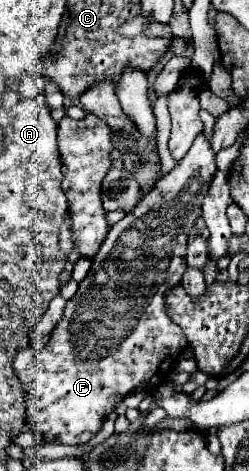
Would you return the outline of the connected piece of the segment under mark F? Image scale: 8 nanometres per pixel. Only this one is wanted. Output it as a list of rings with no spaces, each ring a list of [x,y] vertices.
[[[202,133],[194,145],[190,147],[188,155],[168,173],[164,175],[164,179],[160,179],[160,183],[148,191],[144,195],[144,199],[130,211],[126,213],[126,217],[122,221],[118,221],[116,225],[110,227],[110,233],[108,237],[104,239],[100,251],[96,253],[96,257],[92,259],[92,267],[88,271],[88,275],[84,277],[84,281],[78,285],[78,291],[76,295],[66,303],[66,309],[64,309],[64,317],[60,319],[60,323],[56,325],[56,329],[52,331],[52,337],[50,341],[44,345],[44,349],[40,349],[34,357],[34,361],[28,365],[28,375],[30,375],[30,381],[24,385],[24,391],[26,391],[26,415],[28,415],[28,423],[32,427],[34,433],[42,435],[48,443],[64,443],[64,445],[84,445],[88,443],[94,435],[98,435],[98,431],[102,429],[102,423],[106,419],[108,413],[114,411],[116,403],[120,403],[134,387],[156,387],[160,381],[162,381],[162,371],[166,375],[166,371],[172,371],[178,357],[182,355],[182,351],[186,349],[188,341],[186,341],[186,335],[184,331],[172,323],[172,319],[168,317],[168,311],[166,311],[166,297],[168,297],[168,291],[172,291],[172,287],[180,285],[182,283],[182,277],[186,273],[186,247],[188,247],[188,239],[190,239],[190,233],[192,233],[192,227],[196,223],[196,219],[200,217],[200,207],[202,207],[202,201],[204,201],[204,195],[208,193],[208,187],[216,175],[218,167],[216,167],[216,153],[210,145],[210,141],[206,139],[206,135]]]

